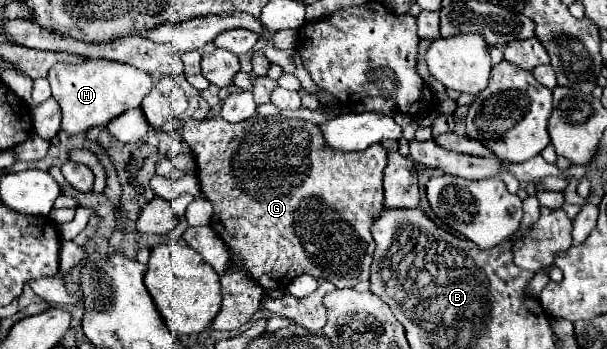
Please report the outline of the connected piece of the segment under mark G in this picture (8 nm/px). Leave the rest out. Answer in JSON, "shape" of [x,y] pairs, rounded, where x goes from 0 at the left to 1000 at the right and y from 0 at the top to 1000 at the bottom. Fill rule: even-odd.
{"shape":[[[417,332],[414,344],[404,350],[371,350],[367,338],[354,344],[308,344],[301,372],[298,372],[298,401],[308,413],[321,453],[325,453],[325,510],[331,527],[331,550],[338,556],[341,573],[351,579],[351,619],[344,648],[354,653],[361,682],[374,699],[377,711],[377,751],[387,768],[397,768],[414,791],[430,825],[437,831],[456,831],[456,825],[473,825],[486,791],[493,785],[512,785],[519,797],[535,797],[549,808],[555,825],[582,825],[588,808],[608,802],[608,762],[611,762],[611,734],[618,716],[618,693],[611,682],[611,642],[624,619],[631,596],[631,481],[638,470],[638,430],[628,413],[608,418],[598,436],[545,436],[539,413],[532,413],[532,390],[526,390],[526,361],[516,350],[502,350],[493,338],[440,338],[433,344],[430,332]]]}

